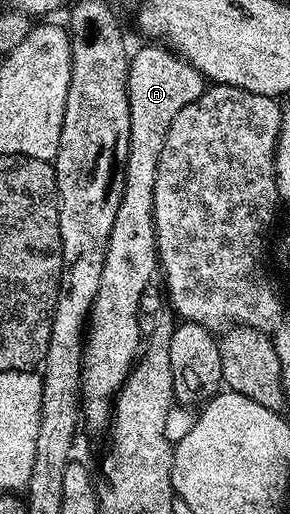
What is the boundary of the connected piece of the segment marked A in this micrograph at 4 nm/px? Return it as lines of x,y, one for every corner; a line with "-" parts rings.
144,43
140,50
131,54
128,63
128,102
130,103
130,139
128,140
128,158
124,164
124,190
122,191
122,199
118,203
118,213
114,215
114,227
110,231
110,239
106,247
106,259
102,267
102,283
98,283
98,295
92,301
92,309
90,312
90,324
86,329
86,344
82,354
82,368
80,370
80,396
82,398
82,425
86,430
89,429
92,433
103,434
105,430
112,424
112,411
114,408
114,398
119,393
120,388
124,386
125,379
131,373
134,362
137,360
138,354
142,349
142,334
140,332
140,300
142,299
142,291
149,288
153,284
152,276
157,276
158,273
158,254
156,251
156,220
152,212
154,211
154,179
158,175
158,163
162,155
162,147
166,143
166,135
170,123
174,123
174,115
178,115
178,111
182,111
182,107
186,107
190,103
194,103
194,99
198,99
206,88
206,78
202,76
191,65
189,61
184,61
173,53
171,49
165,47
160,43

